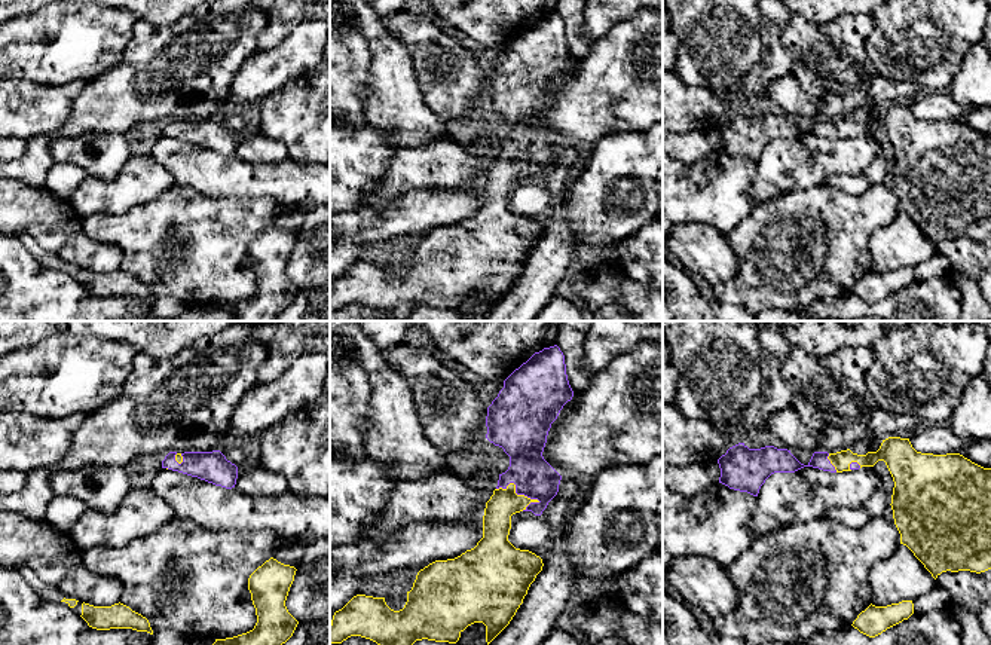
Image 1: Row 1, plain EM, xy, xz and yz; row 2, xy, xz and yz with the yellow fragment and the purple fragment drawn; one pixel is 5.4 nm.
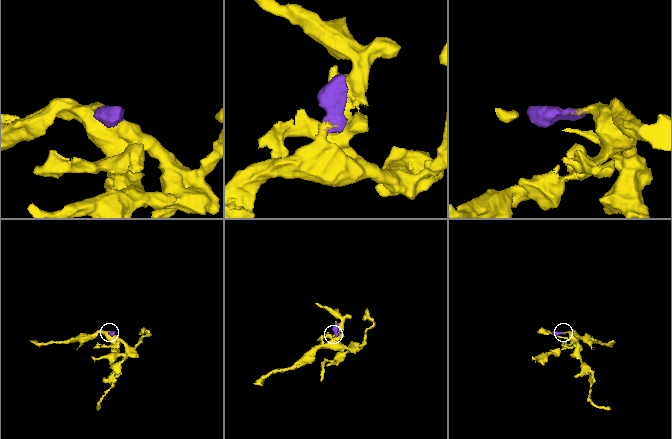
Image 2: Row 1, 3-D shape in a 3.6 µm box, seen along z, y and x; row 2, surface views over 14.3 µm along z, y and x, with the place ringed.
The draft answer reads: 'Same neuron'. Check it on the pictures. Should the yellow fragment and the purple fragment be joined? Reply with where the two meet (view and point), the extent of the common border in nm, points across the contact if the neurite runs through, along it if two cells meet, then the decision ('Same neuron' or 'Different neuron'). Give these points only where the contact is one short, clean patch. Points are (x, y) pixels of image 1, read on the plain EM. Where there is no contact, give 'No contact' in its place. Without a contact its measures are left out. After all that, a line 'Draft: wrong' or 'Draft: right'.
Touches yellow at xz (514, 159). Shared border 260 nm. Path across: xz (504, 170), (514, 159), (534, 144). Same neuron
Draft: right

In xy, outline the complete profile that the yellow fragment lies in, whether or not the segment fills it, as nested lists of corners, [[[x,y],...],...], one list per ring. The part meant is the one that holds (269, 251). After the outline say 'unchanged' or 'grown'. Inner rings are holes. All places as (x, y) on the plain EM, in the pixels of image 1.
[[[270,224],[248,245],[256,275],[253,297],[226,306],[186,308],[181,321],[276,321],[294,300],[299,288],[288,279],[285,268],[296,235]]]; grown

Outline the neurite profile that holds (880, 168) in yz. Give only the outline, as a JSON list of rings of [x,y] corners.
[[[878,156],[863,172],[831,175],[826,180],[826,184],[845,193],[860,195],[871,186],[883,184],[890,171],[891,163],[888,163],[883,156]]]

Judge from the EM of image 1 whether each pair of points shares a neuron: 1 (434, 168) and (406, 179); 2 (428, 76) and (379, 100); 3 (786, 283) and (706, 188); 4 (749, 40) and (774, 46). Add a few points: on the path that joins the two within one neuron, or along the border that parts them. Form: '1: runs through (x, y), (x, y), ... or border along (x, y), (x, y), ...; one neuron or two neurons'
1: runs through (427, 168), (416, 168), (413, 171); one neuron
2: border along (406, 48), (422, 100), (433, 112); two neurons
3: border along (758, 204), (728, 237); two neurons
4: border along (761, 15), (761, 55), (745, 75); two neurons

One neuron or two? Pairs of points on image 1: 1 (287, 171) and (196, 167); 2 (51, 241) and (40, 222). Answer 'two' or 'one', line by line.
1: one
2: one

